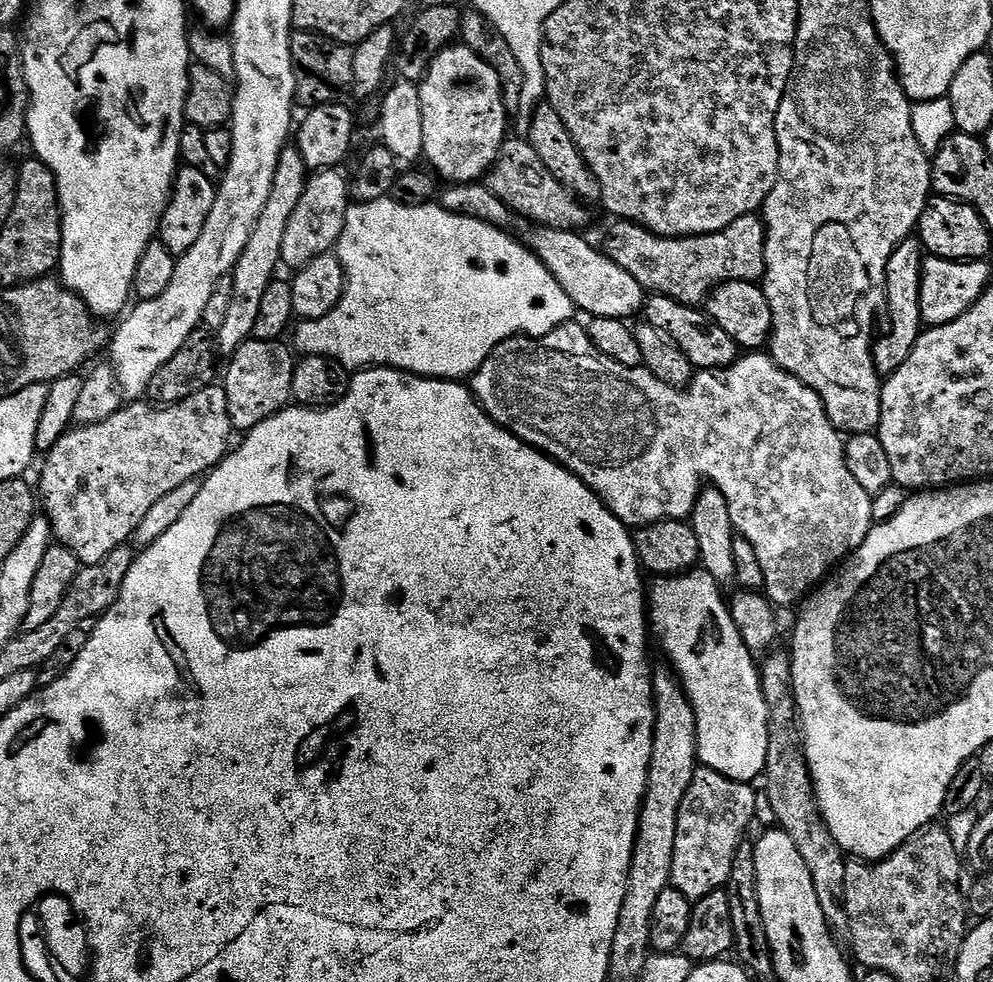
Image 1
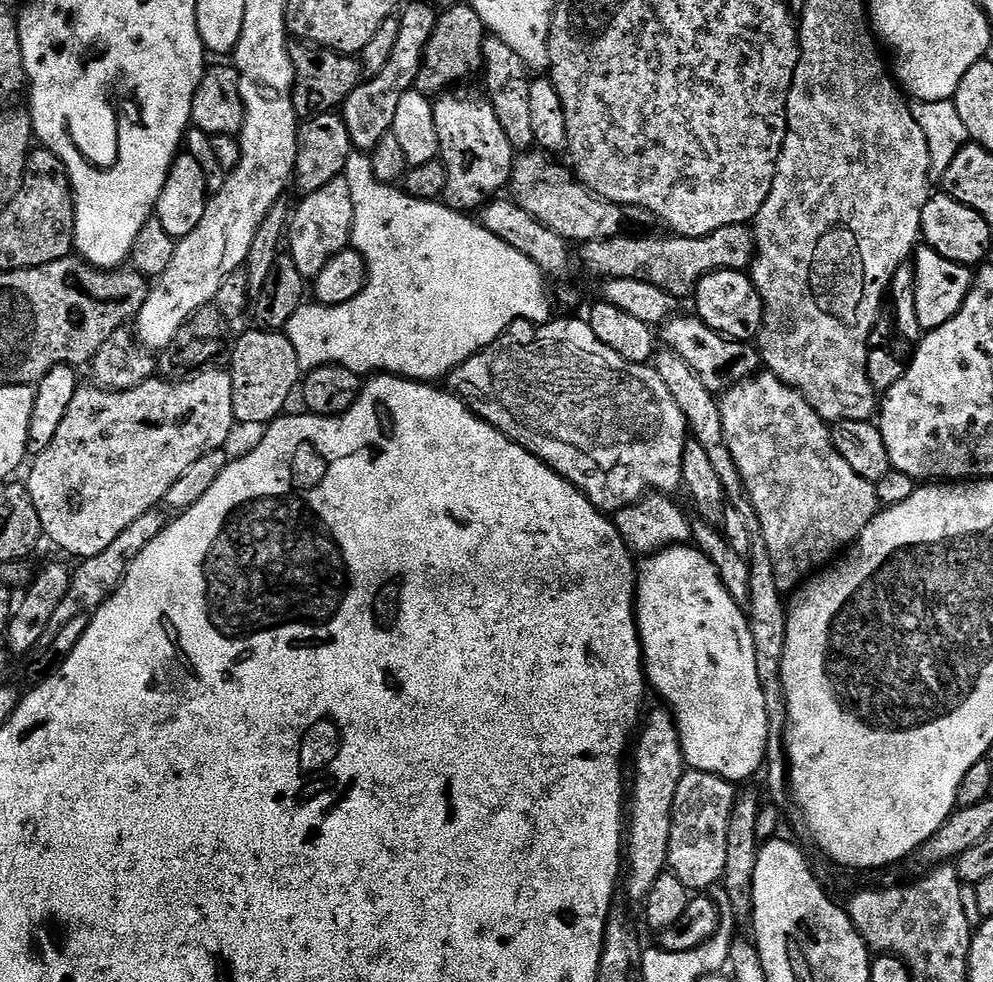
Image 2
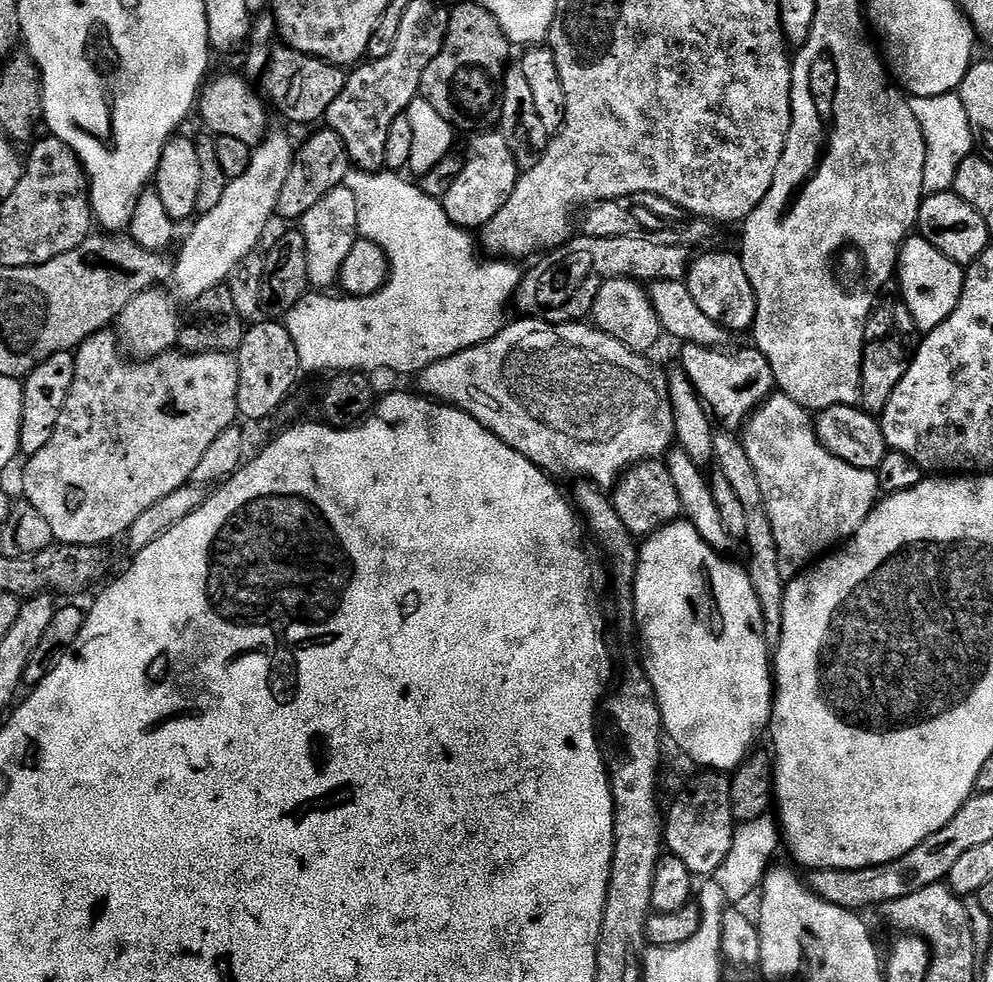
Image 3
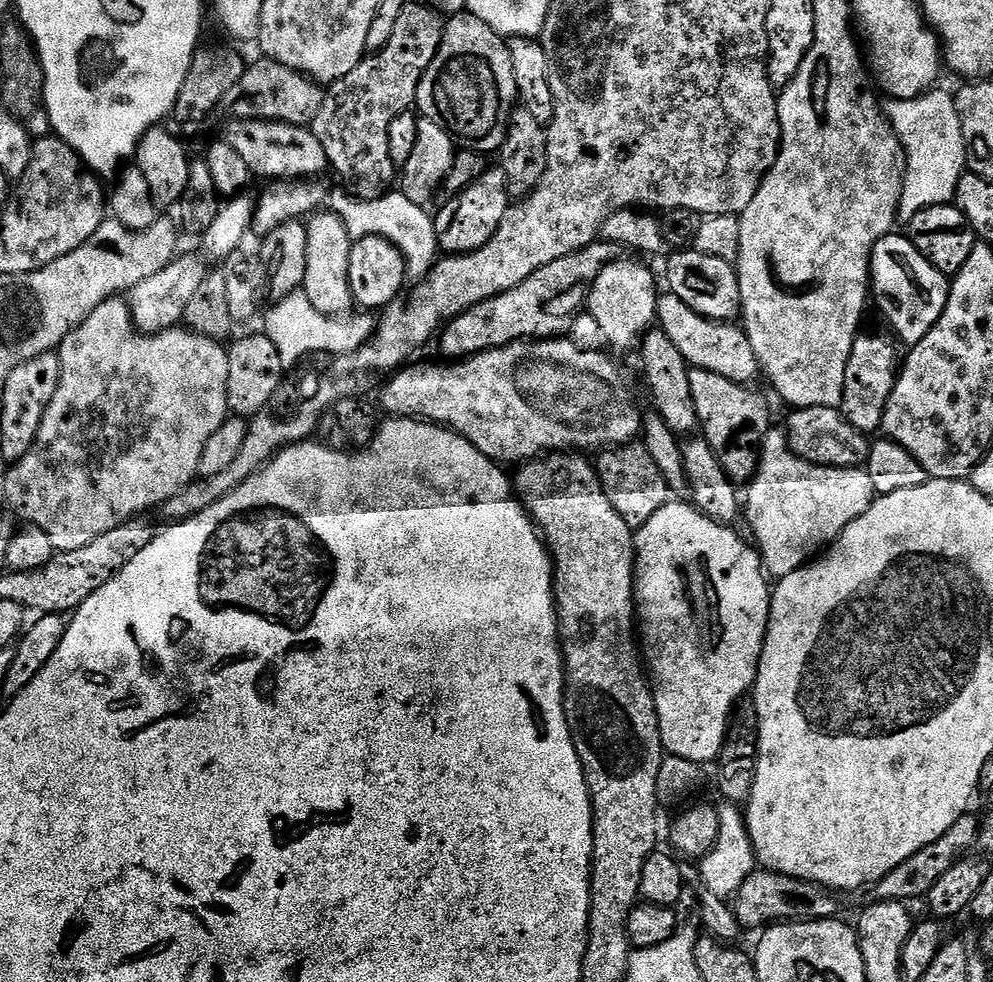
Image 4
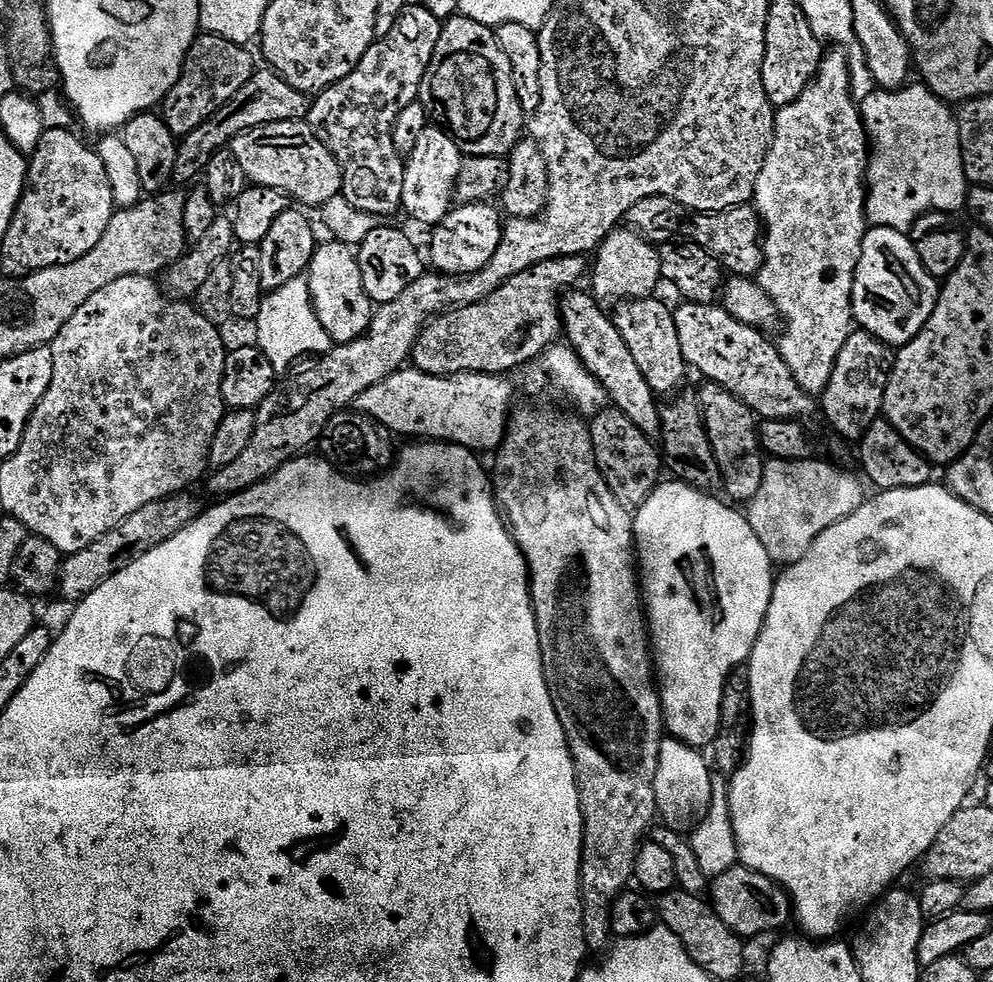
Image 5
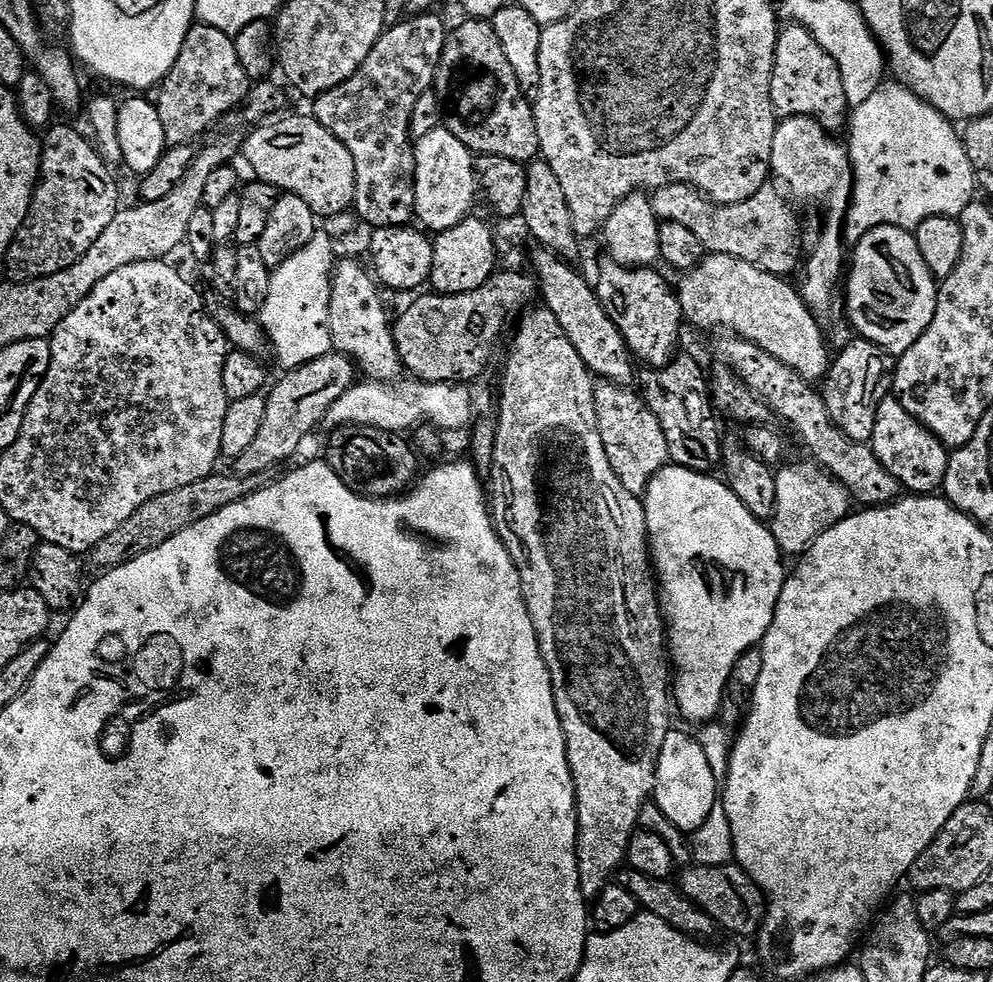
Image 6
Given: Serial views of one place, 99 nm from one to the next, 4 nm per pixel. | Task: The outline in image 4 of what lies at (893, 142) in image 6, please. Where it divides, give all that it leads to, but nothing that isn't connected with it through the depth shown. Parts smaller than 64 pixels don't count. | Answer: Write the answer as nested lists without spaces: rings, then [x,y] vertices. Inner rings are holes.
[[[938,89],[914,99],[889,99],[883,105],[884,114],[905,150],[903,190],[897,212],[897,219],[904,224],[912,221],[922,209],[951,203],[967,167],[967,148],[955,97]]]

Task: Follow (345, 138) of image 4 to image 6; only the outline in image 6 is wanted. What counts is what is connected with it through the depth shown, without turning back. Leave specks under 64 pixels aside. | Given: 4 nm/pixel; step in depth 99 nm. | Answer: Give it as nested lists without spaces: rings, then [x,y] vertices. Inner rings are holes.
[[[421,13],[409,18],[406,18],[398,24],[391,25],[385,29],[383,35],[380,36],[378,42],[375,44],[374,49],[367,55],[366,62],[362,64],[357,72],[355,72],[350,79],[342,84],[342,86],[335,87],[334,90],[326,91],[314,101],[314,109],[312,115],[316,121],[325,126],[326,130],[330,130],[332,134],[348,150],[350,150],[351,157],[354,158],[355,164],[355,198],[353,200],[353,209],[357,219],[370,225],[371,229],[377,228],[399,228],[405,227],[411,223],[415,213],[415,189],[413,188],[414,175],[416,170],[416,154],[415,147],[411,135],[411,120],[413,116],[414,106],[417,105],[418,99],[426,94],[435,83],[436,71],[440,64],[441,54],[444,52],[445,42],[448,37],[448,30],[445,30],[444,24],[440,17],[436,16],[437,13]]]

